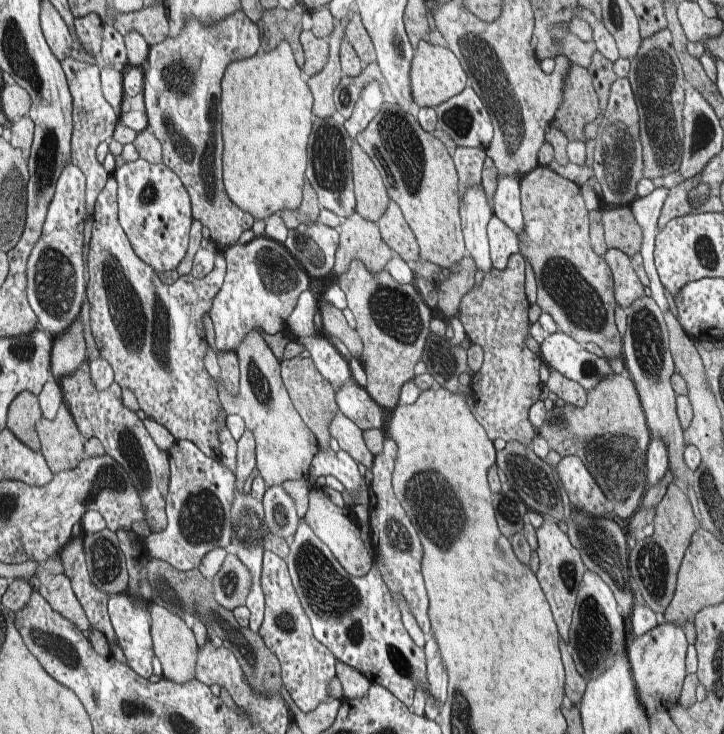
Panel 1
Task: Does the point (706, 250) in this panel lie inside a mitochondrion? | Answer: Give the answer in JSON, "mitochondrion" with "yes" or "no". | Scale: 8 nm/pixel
{"mitochondrion":"yes"}

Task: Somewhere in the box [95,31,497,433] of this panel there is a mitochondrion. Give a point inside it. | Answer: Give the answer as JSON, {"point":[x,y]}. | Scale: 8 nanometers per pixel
{"point":[142,318]}

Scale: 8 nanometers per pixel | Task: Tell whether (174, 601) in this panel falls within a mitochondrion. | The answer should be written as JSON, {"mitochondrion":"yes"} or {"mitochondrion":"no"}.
{"mitochondrion":"no"}

